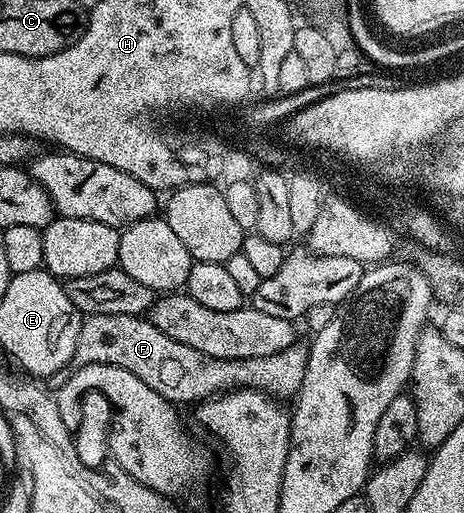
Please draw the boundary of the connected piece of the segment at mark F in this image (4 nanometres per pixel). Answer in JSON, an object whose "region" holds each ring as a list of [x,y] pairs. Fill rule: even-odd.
{"region":[[[89,315],[84,318],[81,333],[77,333],[77,349],[71,363],[75,367],[124,367],[133,373],[133,377],[145,381],[149,389],[161,393],[161,397],[176,405],[198,405],[204,399],[214,399],[216,395],[237,391],[241,387],[263,391],[280,401],[291,401],[298,396],[305,381],[307,349],[306,342],[295,341],[289,349],[281,349],[281,353],[269,353],[269,357],[209,357],[209,353],[193,349],[193,345],[181,345],[181,341],[173,341],[173,337],[161,333],[161,329],[157,329],[150,318],[137,315]]]}

